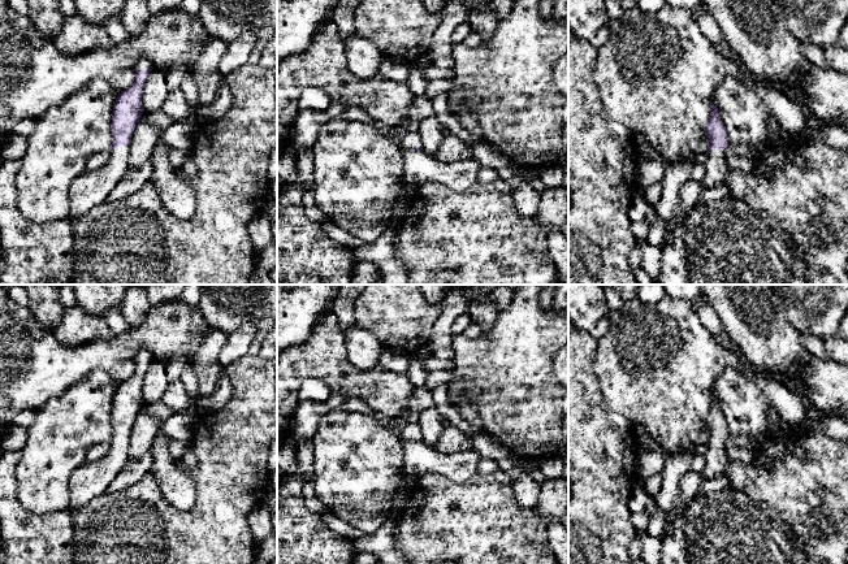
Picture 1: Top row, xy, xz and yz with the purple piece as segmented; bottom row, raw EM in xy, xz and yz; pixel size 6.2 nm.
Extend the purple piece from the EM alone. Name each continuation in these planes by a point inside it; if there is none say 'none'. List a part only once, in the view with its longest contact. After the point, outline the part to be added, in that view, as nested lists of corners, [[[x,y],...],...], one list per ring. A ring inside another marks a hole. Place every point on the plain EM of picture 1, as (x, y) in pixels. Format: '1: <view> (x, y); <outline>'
1: xy (143, 355); [[[143,348],[138,352],[137,360],[148,361],[151,357],[151,352]]]
2: xy (90, 480); [[[130,437],[111,442],[111,451],[103,459],[85,463],[70,477],[70,507],[75,512],[91,499],[108,491],[108,486],[127,463]]]

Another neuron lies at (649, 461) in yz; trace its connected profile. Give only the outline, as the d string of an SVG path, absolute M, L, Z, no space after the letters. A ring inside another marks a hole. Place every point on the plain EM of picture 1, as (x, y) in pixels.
M639 450L637 467L640 485L650 478L652 474L658 473L665 467L665 455L658 451Z

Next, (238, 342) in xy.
M251 325L239 327L228 335L228 342L219 355L220 364L226 366L232 361L248 355L248 348L255 338L256 329Z

